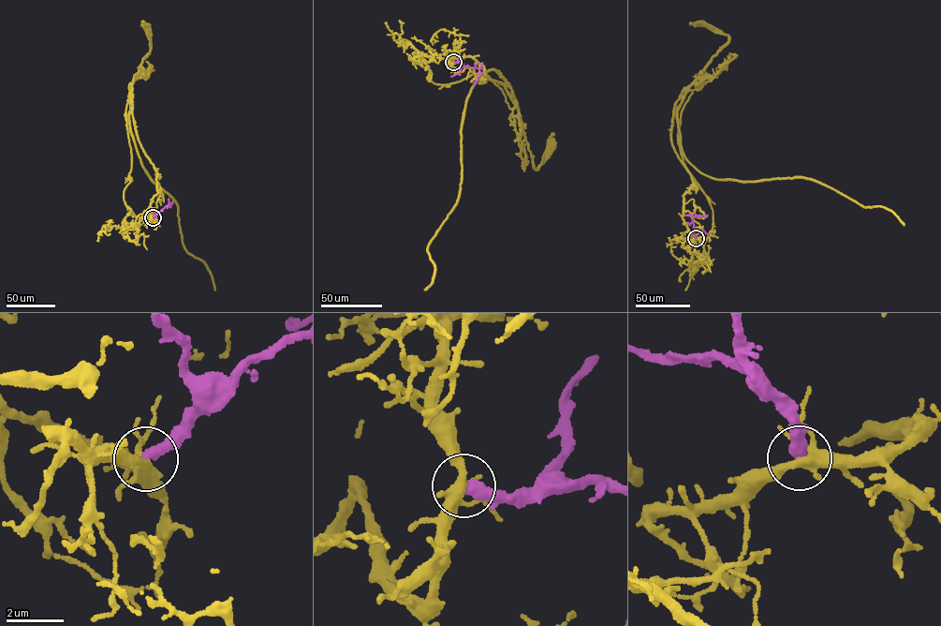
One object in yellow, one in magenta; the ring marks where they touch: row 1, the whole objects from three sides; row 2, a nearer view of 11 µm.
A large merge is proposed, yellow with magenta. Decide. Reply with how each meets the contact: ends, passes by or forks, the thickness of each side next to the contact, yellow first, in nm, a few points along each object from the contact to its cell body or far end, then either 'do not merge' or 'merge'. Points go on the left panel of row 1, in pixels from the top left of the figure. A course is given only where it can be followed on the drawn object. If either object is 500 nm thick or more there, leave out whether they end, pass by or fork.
yellow forks; magenta ends; calibres 320 and 420 nm; course yellow (154, 217), (157, 175), (131, 83), (139, 157), (177, 203), (184, 246), (214, 290); course magenta (154, 217), (169, 202), (169, 205); do not merge

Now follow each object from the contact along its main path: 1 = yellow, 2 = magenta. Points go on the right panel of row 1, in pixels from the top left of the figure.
1: (696, 238), (683, 217), (692, 180), (672, 145), (675, 103), (683, 154), (703, 173), (810, 178), (904, 225)
2: (696, 238), (692, 217), (707, 215)

